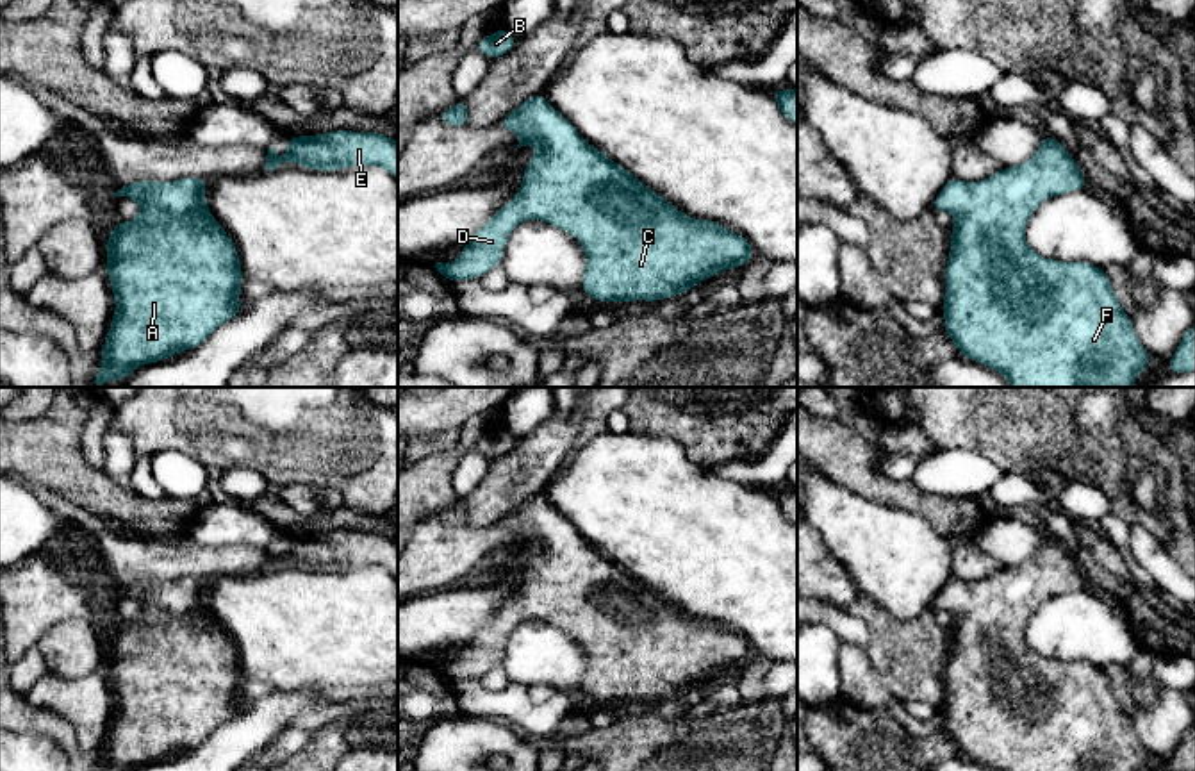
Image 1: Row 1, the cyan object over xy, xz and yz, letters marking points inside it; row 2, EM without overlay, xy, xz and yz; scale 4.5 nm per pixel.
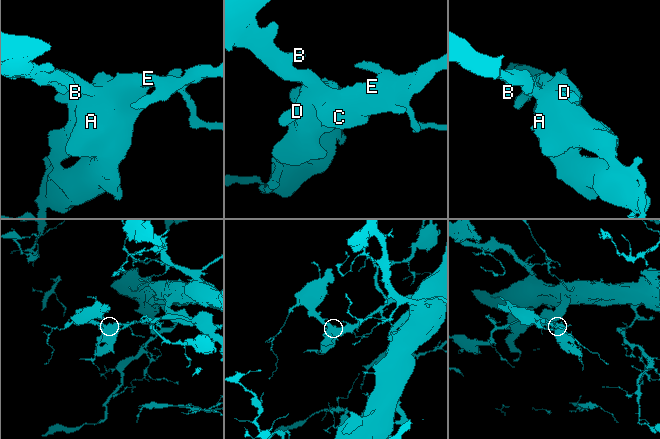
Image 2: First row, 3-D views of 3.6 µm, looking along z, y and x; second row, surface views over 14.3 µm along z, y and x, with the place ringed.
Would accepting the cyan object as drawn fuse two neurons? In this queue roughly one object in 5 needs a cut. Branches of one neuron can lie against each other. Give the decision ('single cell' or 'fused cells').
single cell

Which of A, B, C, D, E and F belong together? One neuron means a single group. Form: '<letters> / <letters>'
A B C D E F

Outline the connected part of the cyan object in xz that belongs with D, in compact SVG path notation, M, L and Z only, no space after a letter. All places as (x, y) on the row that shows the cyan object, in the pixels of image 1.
M542 93L526 98L498 127L519 136L517 148L537 143L539 150L524 168L517 195L478 228L457 261L435 264L451 284L478 280L498 268L510 232L528 220L542 220L578 239L587 255L581 293L596 302L658 302L685 294L692 286L721 271L738 269L754 257L747 237L717 221L687 216L589 145Z

